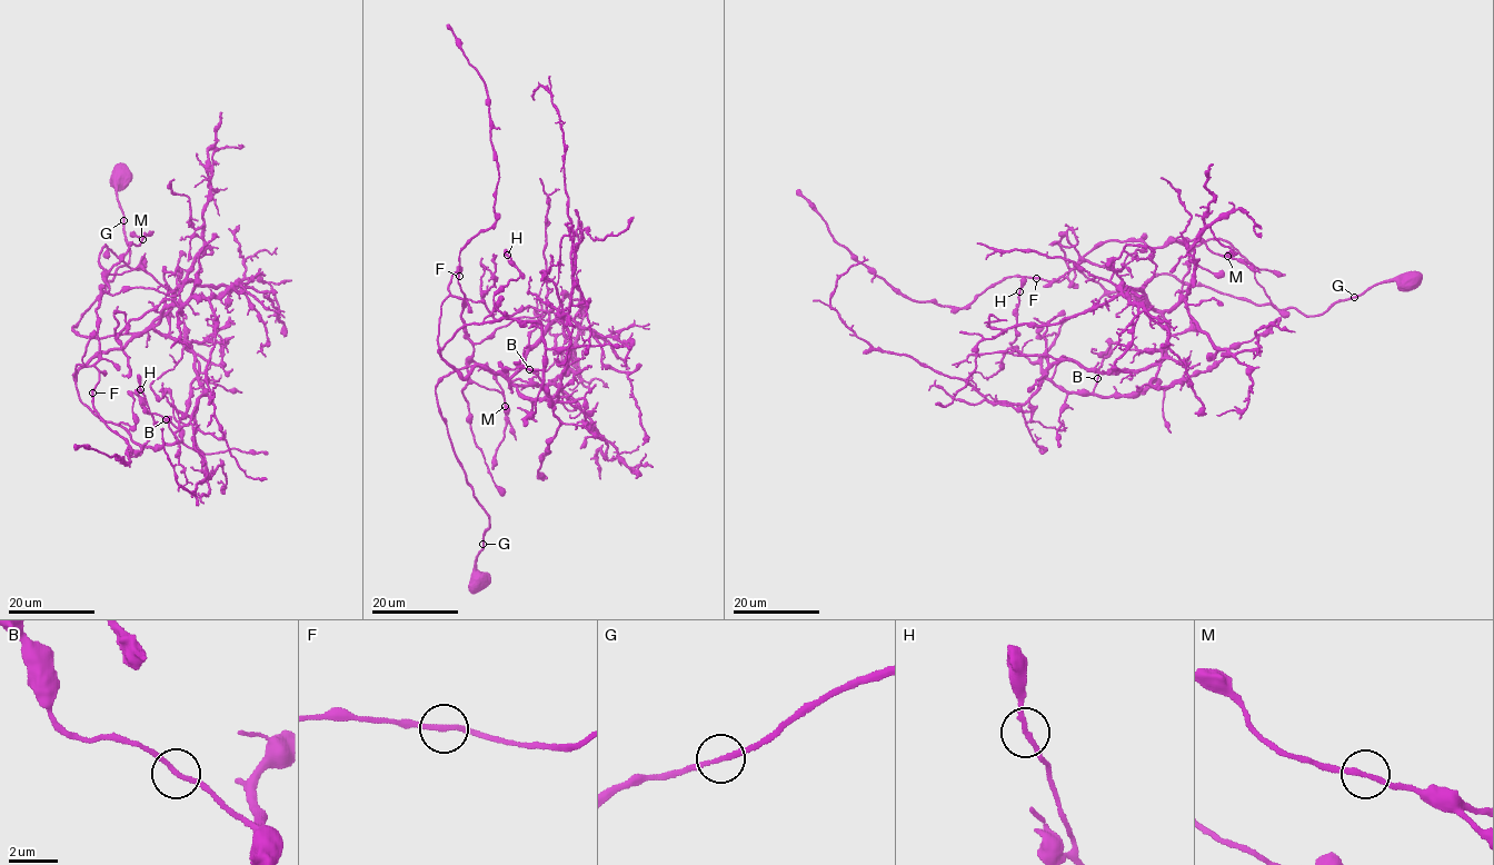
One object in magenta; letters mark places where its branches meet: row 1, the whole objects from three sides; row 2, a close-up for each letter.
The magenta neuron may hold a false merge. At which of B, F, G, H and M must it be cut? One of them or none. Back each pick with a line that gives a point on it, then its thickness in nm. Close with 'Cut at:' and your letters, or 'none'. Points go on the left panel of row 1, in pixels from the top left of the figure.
Cut at: none

